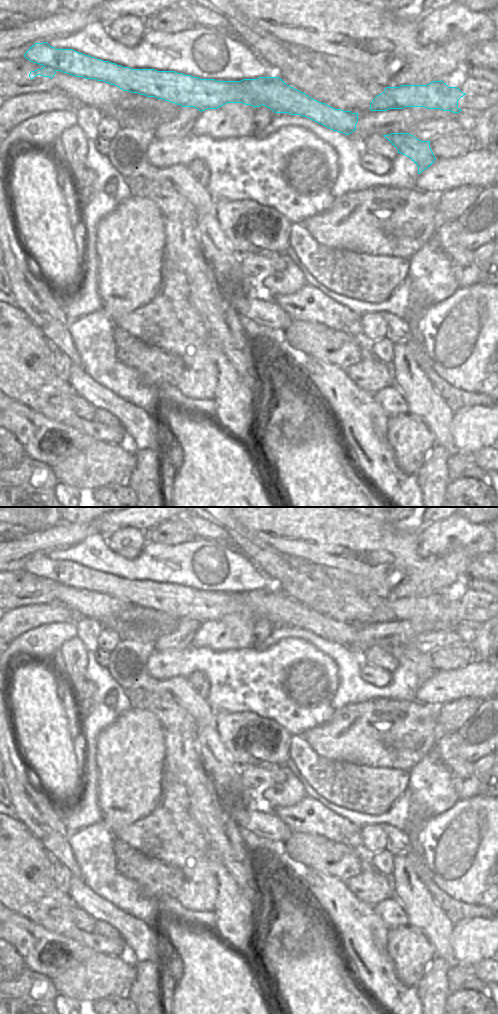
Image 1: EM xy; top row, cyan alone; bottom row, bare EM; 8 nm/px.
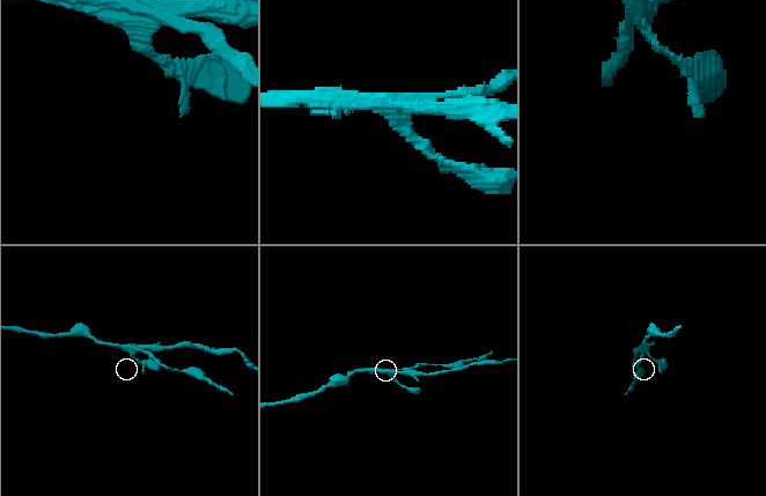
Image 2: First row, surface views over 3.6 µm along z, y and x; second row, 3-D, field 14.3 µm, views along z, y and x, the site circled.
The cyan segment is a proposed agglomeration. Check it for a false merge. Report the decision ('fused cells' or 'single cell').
fused cells

